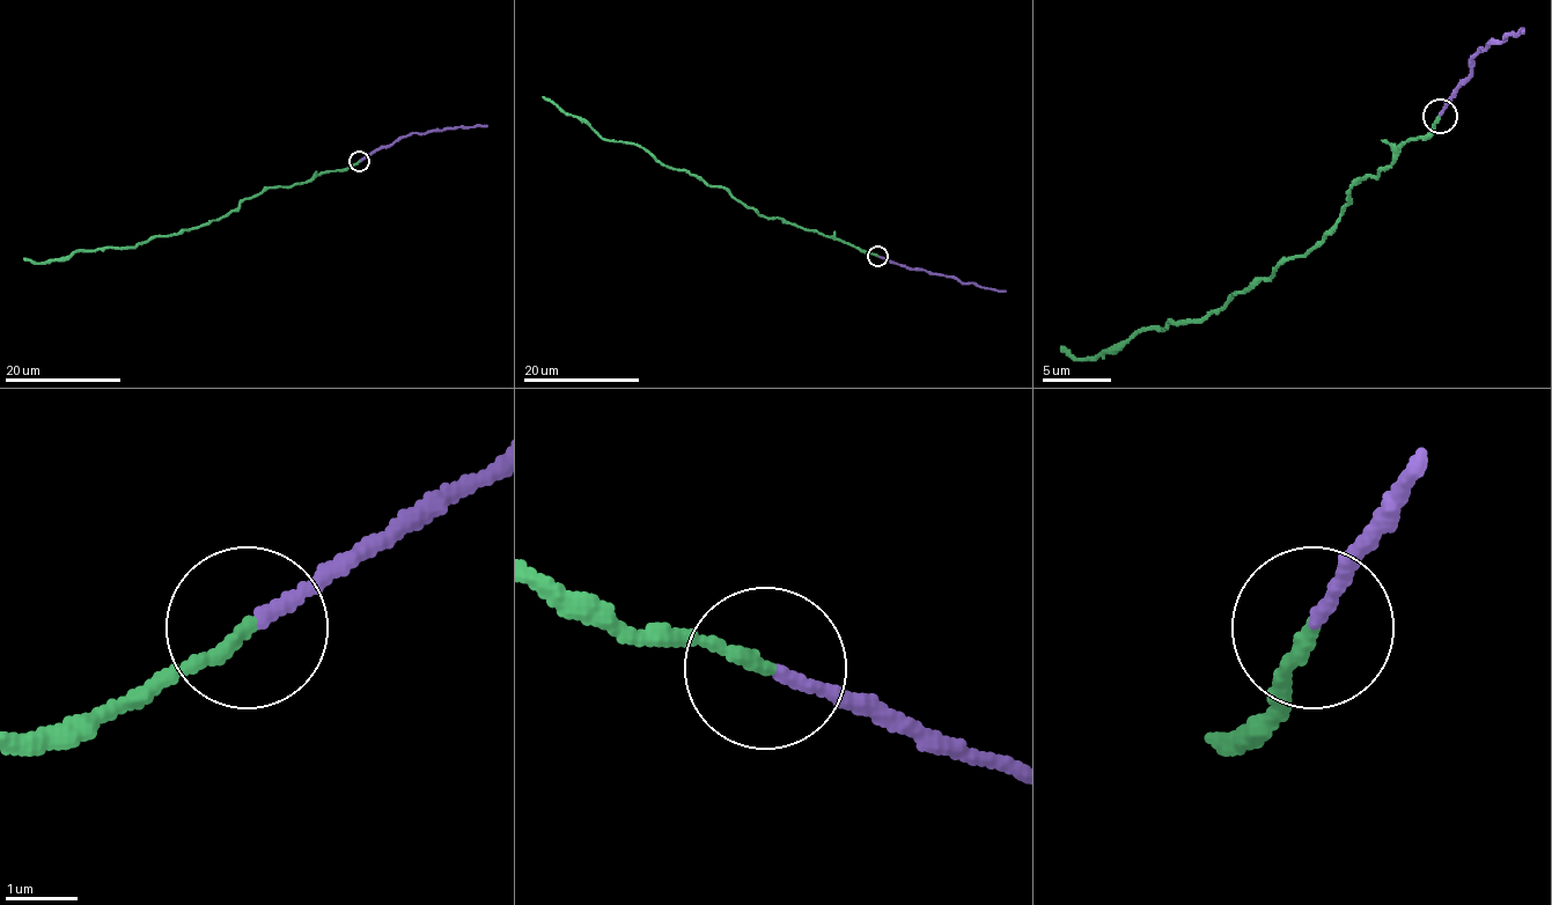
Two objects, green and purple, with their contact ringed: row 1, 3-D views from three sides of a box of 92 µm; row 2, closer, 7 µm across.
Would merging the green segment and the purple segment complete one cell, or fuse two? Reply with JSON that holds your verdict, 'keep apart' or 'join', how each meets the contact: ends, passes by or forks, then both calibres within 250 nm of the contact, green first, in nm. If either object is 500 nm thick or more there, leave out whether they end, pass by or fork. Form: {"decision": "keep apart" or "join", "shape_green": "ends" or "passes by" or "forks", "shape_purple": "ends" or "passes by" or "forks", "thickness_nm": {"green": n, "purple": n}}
{"decision": "keep apart", "shape_green": "ends", "shape_purple": "ends", "thickness_nm": {"green": 200, "purple": 180}}

